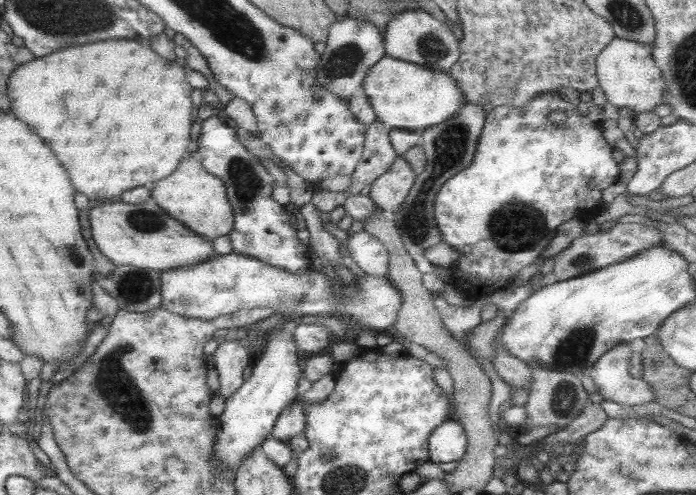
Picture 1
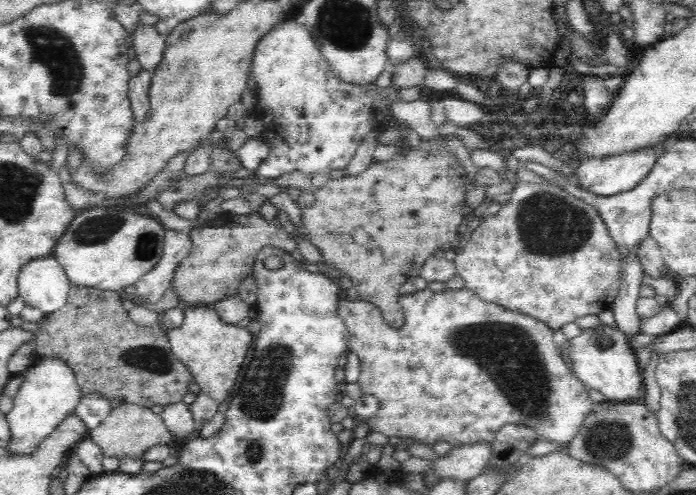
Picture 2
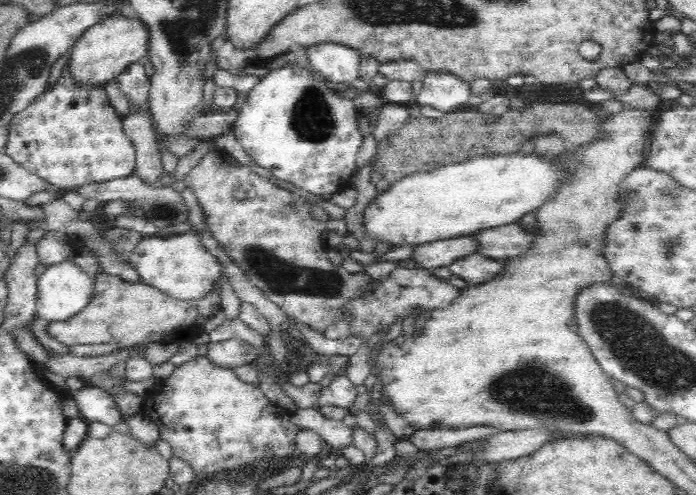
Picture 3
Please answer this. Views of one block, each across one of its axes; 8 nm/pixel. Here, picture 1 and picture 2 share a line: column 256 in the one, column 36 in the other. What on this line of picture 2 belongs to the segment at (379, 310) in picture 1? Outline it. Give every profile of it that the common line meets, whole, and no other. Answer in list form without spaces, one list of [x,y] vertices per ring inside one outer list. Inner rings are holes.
[[[53,256],[25,264],[18,280],[20,298],[46,316],[66,306],[71,287],[65,270]]]

